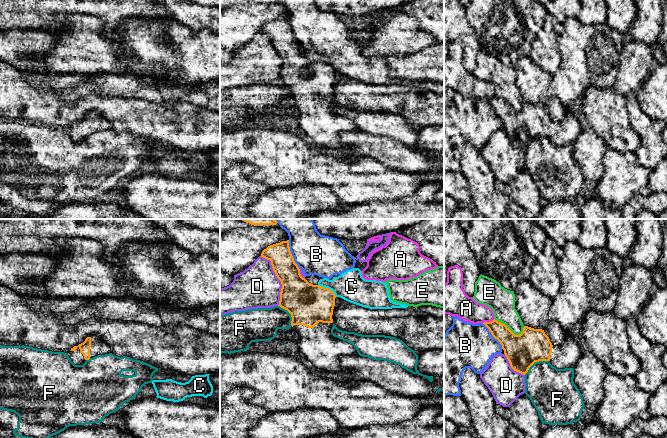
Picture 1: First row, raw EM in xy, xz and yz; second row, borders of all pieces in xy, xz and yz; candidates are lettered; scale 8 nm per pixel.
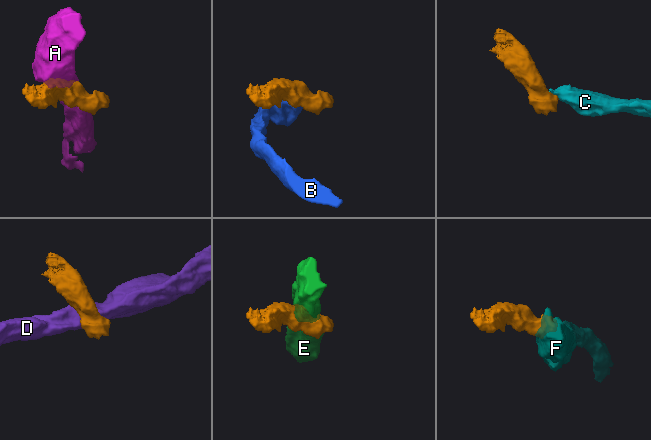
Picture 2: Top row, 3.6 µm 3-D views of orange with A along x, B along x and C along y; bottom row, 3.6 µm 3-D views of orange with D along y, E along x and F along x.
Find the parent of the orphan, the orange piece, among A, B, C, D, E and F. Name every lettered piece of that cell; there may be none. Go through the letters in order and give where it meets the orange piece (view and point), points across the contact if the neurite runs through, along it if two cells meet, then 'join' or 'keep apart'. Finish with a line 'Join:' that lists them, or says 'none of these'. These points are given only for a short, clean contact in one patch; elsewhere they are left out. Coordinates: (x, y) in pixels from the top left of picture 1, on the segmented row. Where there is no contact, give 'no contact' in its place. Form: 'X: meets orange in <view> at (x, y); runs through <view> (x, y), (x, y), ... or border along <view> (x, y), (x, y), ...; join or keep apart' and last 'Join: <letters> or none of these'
A: meets orange in yz at (488, 322); keep apart
B: meets orange in xz at (291, 254); keep apart
C: meets orange in xz at (327, 288); border along xz (318, 284), (329, 288), (336, 296); keep apart
D: meets orange in xz at (277, 277); keep apart
E: meets orange in yz at (508, 328); keep apart
F: meets orange in yz at (535, 361); keep apart
Join: none of these

